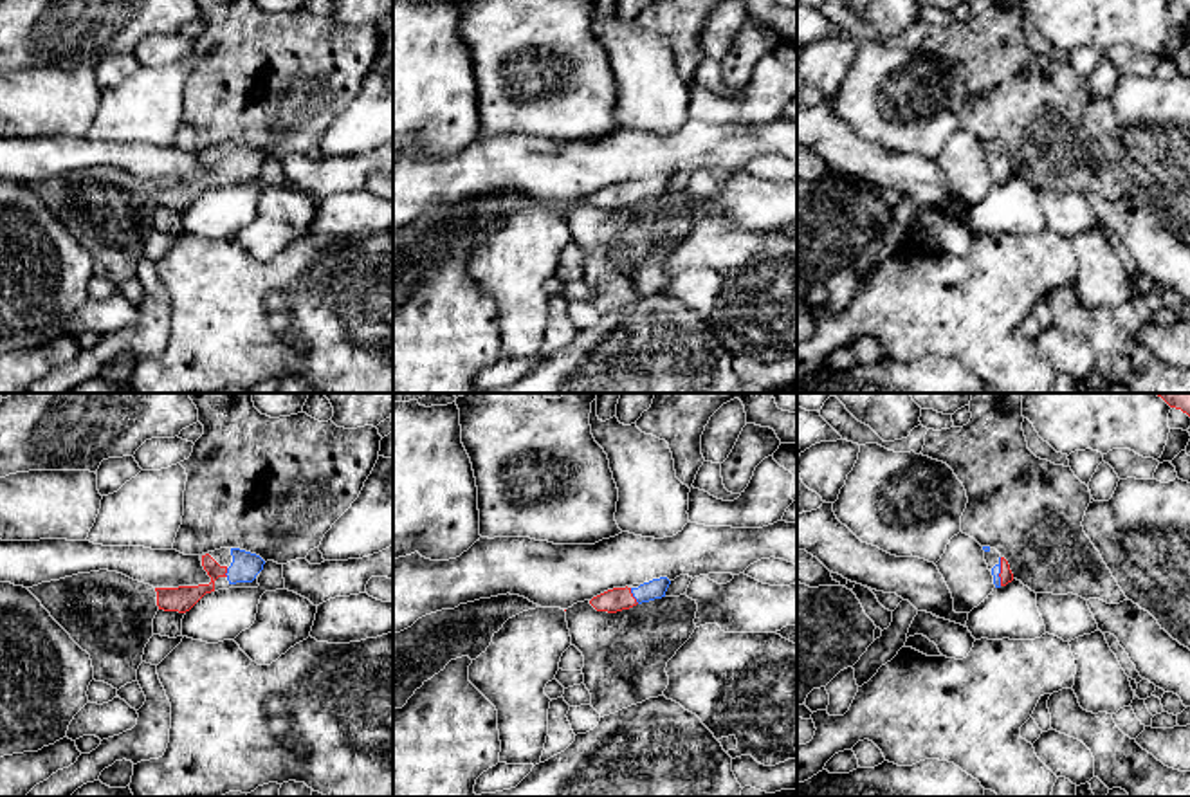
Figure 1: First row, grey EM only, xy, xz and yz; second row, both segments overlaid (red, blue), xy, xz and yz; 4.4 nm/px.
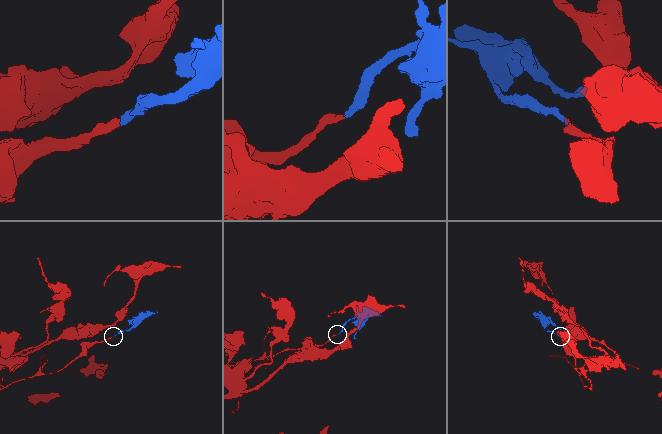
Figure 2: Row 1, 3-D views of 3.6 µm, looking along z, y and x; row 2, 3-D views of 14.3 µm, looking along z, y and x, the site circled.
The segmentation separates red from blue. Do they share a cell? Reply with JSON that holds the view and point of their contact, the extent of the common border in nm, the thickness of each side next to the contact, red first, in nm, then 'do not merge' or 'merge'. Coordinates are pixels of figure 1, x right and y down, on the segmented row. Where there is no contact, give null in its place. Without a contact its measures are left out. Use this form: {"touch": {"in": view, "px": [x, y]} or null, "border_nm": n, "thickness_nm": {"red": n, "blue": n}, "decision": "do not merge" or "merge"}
{"touch": {"in": "xz", "px": [631, 595]}, "border_nm": 80, "thickness_nm": {"red": 110, "blue": 90}, "decision": "merge"}

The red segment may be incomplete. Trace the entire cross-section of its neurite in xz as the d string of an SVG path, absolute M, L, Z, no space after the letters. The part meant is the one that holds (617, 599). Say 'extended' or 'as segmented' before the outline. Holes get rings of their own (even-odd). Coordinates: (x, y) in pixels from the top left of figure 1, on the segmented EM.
extended | M667 577L653 579L638 588L613 588L590 600L597 611L617 613L636 604L665 597L671 581Z

